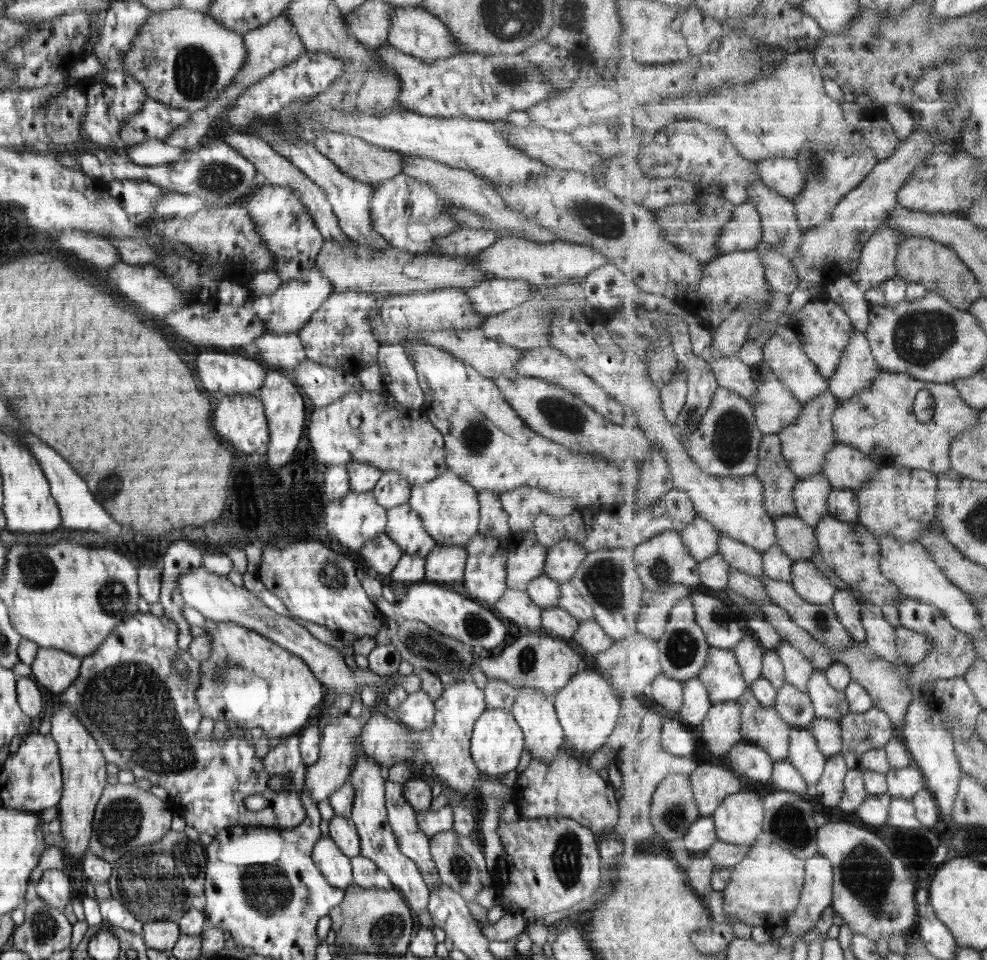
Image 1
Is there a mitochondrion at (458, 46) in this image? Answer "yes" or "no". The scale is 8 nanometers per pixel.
no

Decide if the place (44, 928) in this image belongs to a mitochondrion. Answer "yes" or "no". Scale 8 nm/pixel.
yes

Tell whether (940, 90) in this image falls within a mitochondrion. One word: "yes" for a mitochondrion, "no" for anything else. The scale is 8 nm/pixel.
yes

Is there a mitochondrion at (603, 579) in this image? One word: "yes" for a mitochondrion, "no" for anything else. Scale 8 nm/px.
yes

